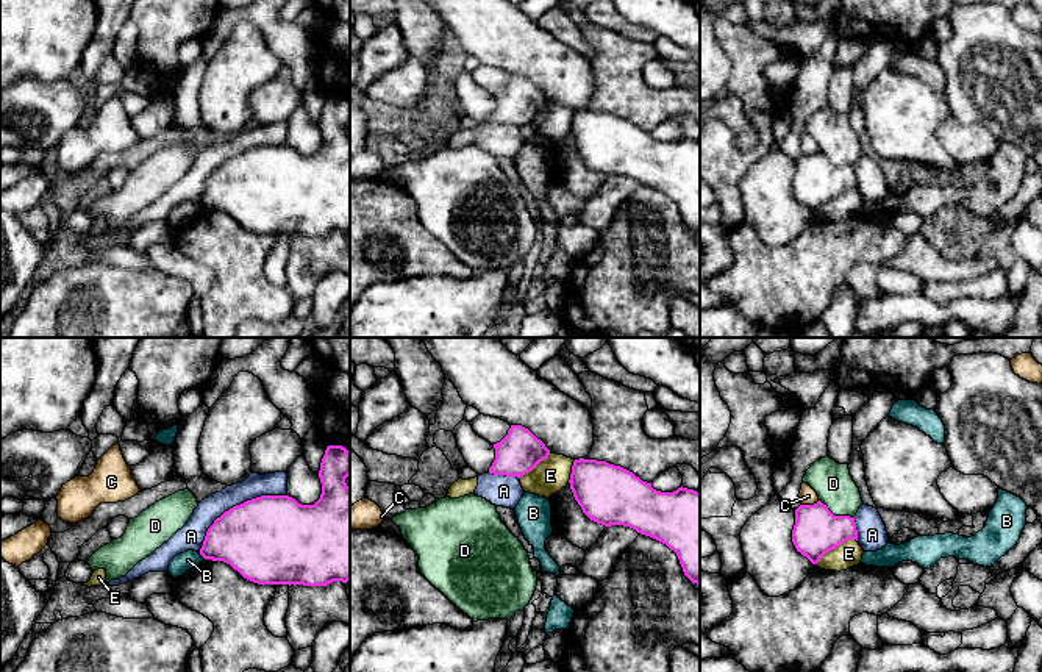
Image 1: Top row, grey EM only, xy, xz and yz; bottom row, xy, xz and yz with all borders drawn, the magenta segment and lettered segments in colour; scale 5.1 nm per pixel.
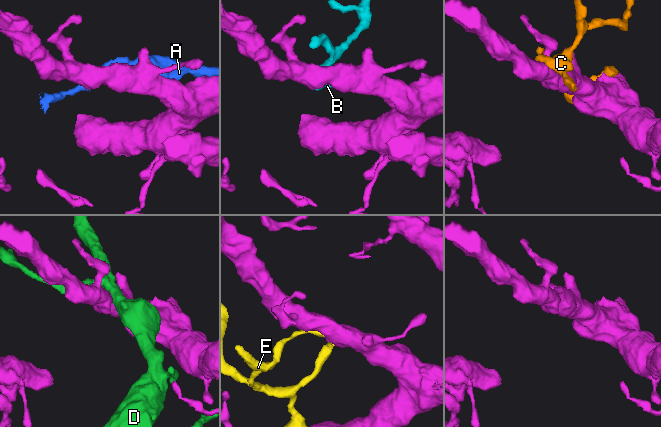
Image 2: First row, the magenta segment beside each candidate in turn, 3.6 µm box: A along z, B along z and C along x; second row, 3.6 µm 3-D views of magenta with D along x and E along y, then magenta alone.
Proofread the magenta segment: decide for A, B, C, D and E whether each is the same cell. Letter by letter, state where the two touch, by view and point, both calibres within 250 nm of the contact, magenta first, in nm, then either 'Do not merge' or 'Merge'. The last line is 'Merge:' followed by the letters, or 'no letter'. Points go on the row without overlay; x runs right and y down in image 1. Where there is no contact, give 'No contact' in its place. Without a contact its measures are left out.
A: Touches magenta at xy (236, 155). Thickness 460 nm (magenta) against 120 nm. Do not merge
B: Touches magenta at xy (202, 205). Thickness 340 nm (magenta) against 90 nm. Do not merge
C: Touches magenta at yz (810, 155). Thickness 240 nm (magenta) against 90 nm. Do not merge
D: Touches magenta at yz (836, 166). Thickness 240 nm (magenta) against 200 nm. Do not merge
E: Touches magenta at yz (835, 197). Thickness 240 nm (magenta) against 130 nm. Do not merge
Merge: no letter

